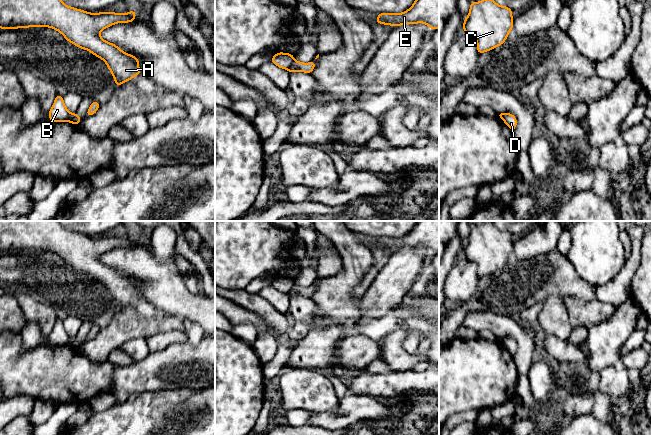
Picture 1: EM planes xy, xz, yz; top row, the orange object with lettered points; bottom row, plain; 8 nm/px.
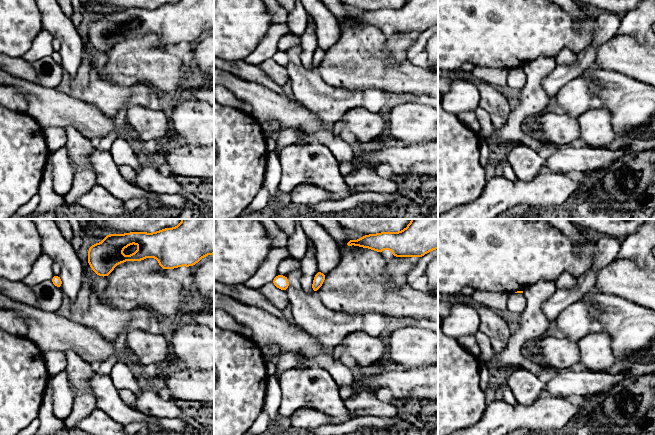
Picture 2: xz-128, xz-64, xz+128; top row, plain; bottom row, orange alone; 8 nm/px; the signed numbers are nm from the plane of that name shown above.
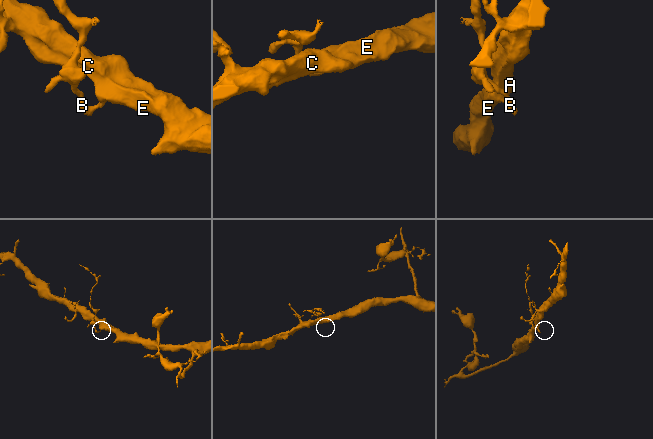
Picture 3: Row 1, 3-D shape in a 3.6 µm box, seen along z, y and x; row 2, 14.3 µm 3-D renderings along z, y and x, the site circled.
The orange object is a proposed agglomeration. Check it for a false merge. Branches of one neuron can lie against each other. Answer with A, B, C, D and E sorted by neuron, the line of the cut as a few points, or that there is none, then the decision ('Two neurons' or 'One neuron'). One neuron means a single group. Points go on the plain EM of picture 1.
Groups: A C D E / B. Split along xz (294, 284), (287, 293). Two neurons

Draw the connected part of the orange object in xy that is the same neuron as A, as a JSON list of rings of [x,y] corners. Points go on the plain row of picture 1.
[[[0,221],[0,252],[17,253],[28,251],[50,251],[60,256],[67,265],[75,270],[88,274],[101,282],[111,295],[116,311],[130,305],[134,300],[142,298],[139,293],[139,283],[132,278],[123,276],[115,268],[100,261],[100,256],[115,247],[134,246],[136,236],[114,237],[103,235],[90,237],[65,229],[59,221]]]

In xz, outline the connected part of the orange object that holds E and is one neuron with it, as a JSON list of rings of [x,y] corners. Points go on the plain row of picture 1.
[[[418,221],[403,237],[379,237],[376,248],[400,250],[424,247],[430,254],[439,252],[439,221]]]

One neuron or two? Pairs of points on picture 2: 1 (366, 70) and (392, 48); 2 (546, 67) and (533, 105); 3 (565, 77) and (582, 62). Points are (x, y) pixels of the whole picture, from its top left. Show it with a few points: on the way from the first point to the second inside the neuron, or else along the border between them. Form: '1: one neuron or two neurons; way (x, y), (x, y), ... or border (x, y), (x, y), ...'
1: two neurons; border (386, 37), (387, 60), (393, 65), (405, 62)
2: one neuron; way (537, 76), (534, 79), (533, 96)
3: one neuron; way (569, 73), (578, 66)

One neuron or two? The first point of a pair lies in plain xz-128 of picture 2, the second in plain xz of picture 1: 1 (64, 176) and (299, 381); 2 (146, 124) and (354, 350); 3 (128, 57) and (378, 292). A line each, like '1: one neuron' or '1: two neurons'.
1: one neuron
2: one neuron
3: two neurons

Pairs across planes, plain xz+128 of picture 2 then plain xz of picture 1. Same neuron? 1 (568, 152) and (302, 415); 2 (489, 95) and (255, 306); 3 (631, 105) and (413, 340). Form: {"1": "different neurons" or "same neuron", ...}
{"1": "different neurons", "2": "same neuron", "3": "same neuron"}

